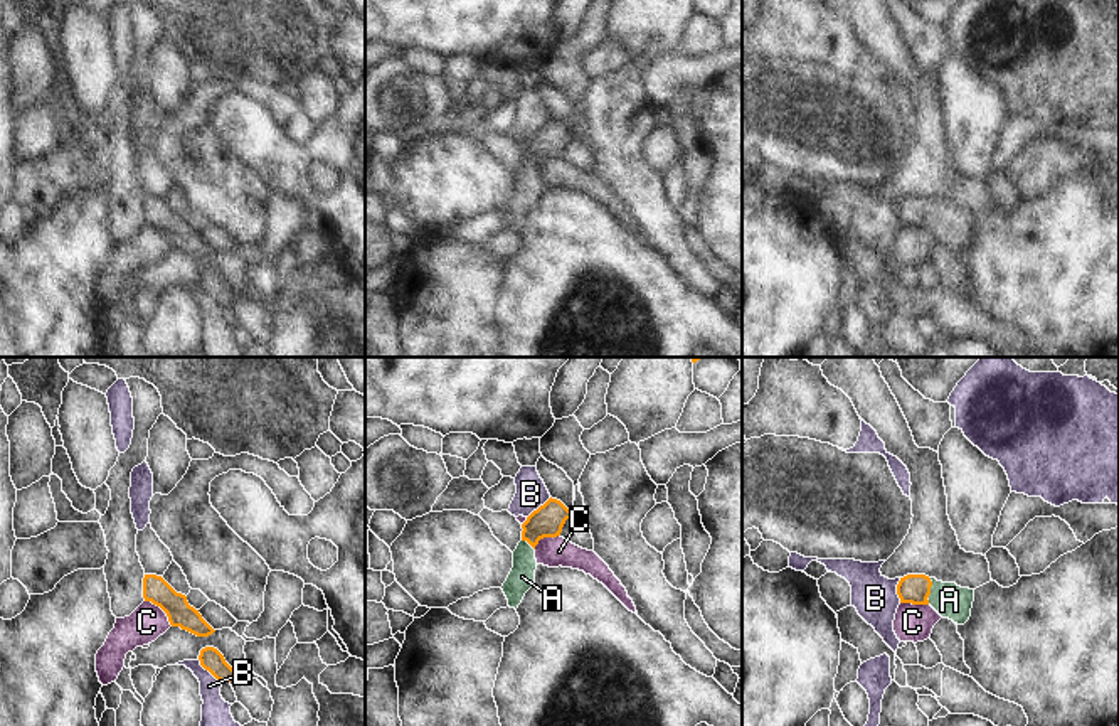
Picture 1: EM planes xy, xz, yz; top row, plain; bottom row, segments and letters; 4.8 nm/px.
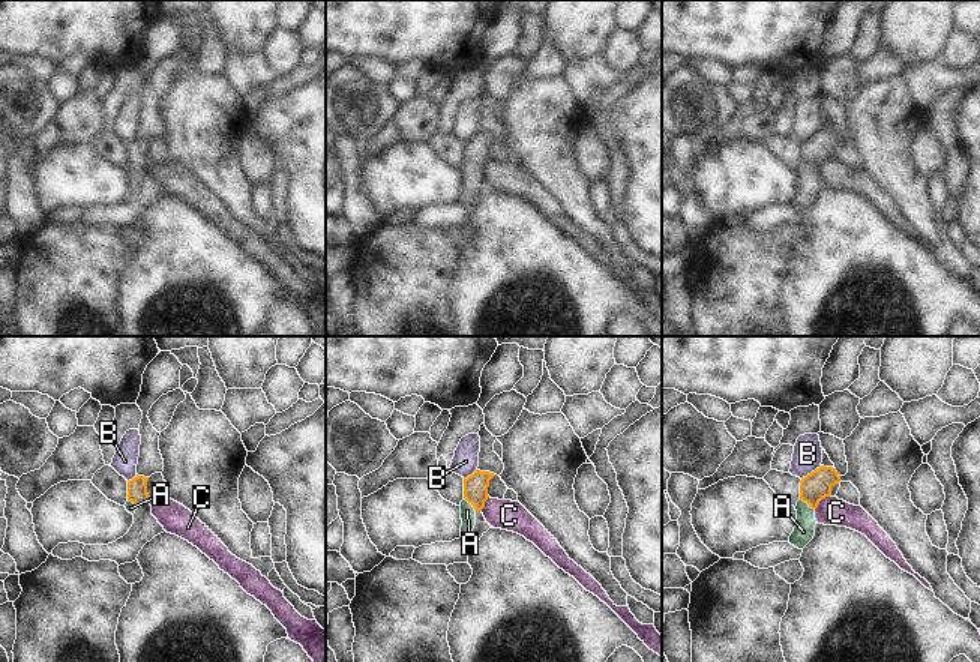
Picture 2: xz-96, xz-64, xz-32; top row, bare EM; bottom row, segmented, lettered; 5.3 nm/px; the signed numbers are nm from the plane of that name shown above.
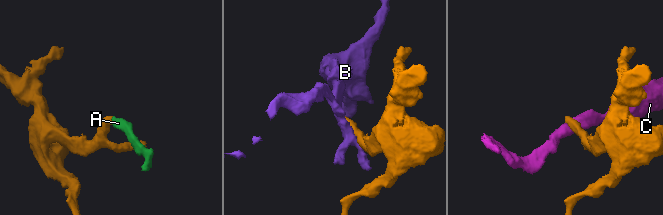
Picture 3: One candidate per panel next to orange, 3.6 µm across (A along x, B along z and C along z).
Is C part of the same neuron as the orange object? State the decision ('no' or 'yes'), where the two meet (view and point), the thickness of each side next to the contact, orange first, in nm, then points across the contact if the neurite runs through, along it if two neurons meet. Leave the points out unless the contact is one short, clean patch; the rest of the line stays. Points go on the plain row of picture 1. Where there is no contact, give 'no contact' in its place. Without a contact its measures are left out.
no; contact xy (162, 231); calibres 120 and 170 nm; border xy (145, 223), (157, 228), (172, 248)

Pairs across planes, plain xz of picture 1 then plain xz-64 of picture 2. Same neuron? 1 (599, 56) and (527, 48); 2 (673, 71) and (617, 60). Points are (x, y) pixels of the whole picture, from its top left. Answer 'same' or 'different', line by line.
1: different
2: different

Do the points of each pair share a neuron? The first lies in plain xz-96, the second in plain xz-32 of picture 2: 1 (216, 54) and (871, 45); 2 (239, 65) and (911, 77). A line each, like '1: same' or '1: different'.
1: different
2: same

